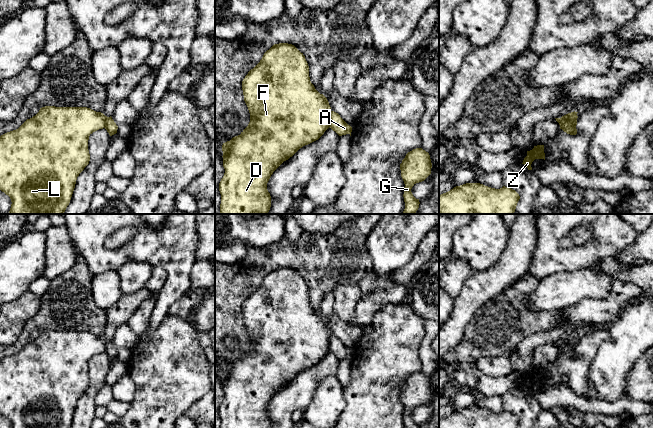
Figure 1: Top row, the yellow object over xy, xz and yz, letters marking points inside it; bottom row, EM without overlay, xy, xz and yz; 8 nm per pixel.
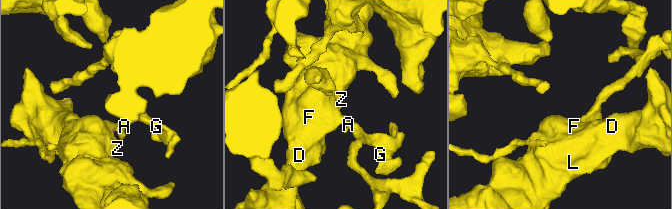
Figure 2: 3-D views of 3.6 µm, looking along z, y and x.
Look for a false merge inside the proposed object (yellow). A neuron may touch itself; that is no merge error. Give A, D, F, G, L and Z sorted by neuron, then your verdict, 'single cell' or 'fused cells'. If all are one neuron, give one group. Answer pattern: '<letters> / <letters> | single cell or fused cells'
A G / D F L Z | fused cells

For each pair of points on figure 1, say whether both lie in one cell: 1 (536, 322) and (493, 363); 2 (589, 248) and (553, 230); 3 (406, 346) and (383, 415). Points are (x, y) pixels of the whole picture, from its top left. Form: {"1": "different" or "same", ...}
{"1": "different", "2": "same", "3": "same"}

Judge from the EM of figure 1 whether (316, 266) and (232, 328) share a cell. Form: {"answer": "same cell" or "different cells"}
{"answer": "same cell"}

